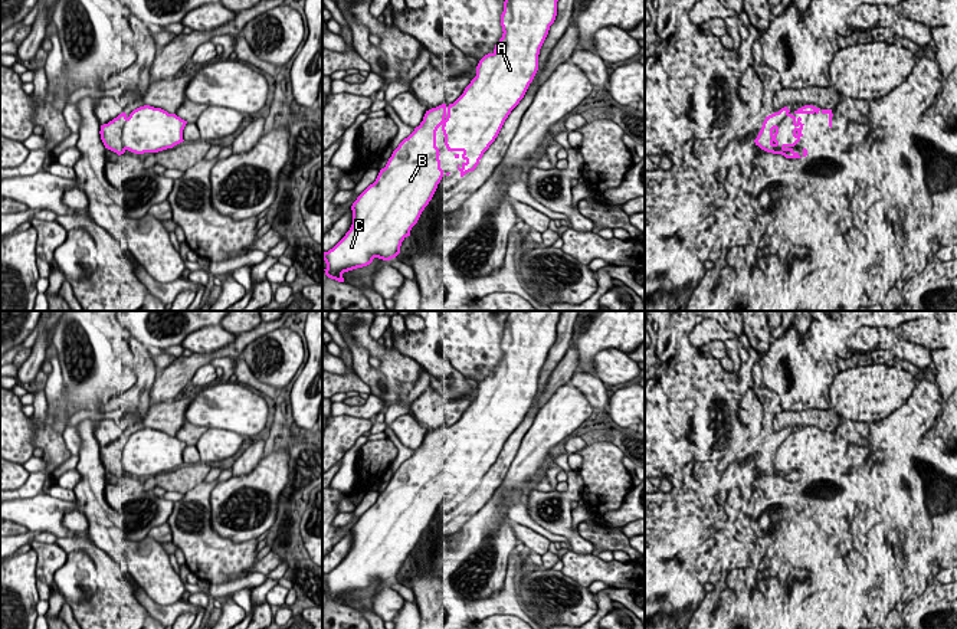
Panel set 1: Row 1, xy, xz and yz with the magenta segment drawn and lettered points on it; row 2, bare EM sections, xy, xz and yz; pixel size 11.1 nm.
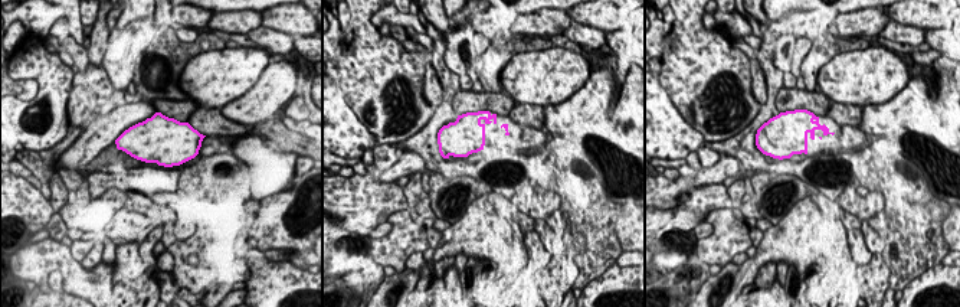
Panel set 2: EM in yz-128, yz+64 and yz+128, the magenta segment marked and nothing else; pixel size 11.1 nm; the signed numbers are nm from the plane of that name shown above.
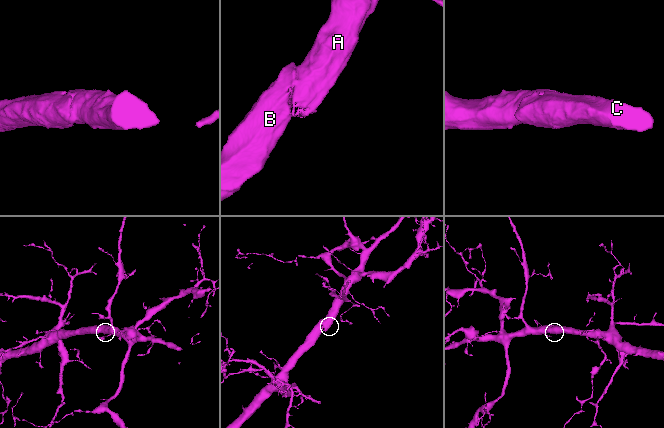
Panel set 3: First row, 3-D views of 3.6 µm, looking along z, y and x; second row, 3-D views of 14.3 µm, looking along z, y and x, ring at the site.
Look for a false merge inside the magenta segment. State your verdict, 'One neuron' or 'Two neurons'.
One neuron

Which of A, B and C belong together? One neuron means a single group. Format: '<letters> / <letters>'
A B C

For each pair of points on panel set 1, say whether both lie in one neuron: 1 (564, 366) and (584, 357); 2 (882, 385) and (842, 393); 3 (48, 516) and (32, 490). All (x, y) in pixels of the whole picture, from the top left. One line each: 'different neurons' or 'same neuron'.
1: different neurons
2: same neuron
3: different neurons

